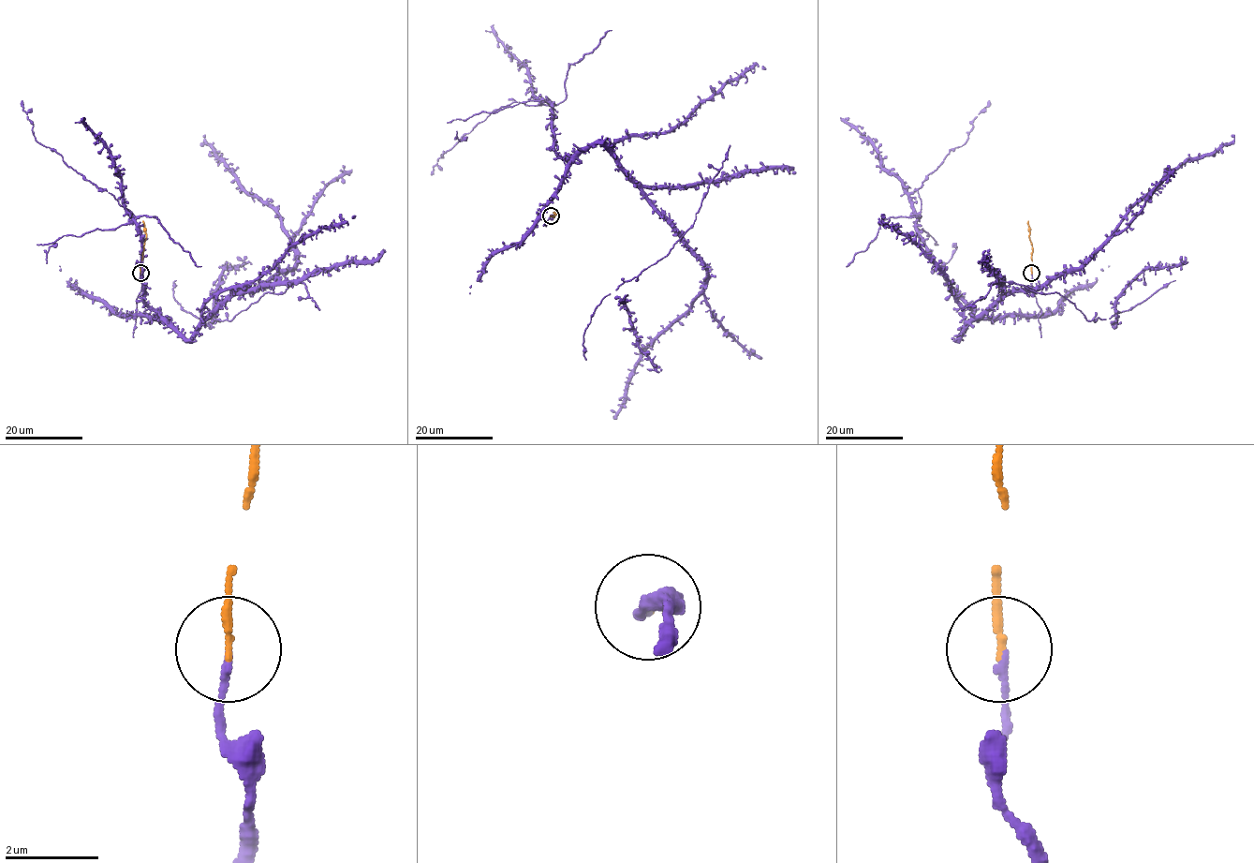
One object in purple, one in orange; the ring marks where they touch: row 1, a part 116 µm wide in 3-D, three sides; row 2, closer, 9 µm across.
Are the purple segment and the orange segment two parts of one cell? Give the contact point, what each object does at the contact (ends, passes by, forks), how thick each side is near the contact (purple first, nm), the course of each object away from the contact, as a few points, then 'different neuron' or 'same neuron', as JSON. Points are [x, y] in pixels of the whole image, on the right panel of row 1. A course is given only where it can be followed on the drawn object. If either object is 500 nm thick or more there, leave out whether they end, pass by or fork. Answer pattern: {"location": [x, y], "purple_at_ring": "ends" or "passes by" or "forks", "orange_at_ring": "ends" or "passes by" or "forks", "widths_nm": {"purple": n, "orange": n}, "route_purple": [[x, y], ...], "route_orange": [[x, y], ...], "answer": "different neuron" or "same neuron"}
{"location": [1031, 273], "purple_at_ring": "ends", "orange_at_ring": "ends", "widths_nm": {"purple": 130, "orange": 170}, "route_purple": [[1032, 272], [1038, 316], [975, 318], [960, 339], [1000, 281], [1115, 325], [1116, 297], [1142, 272], [1185, 264]], "route_orange": [[1031, 272], [1032, 245], [1028, 221]], "answer": "same neuron"}

